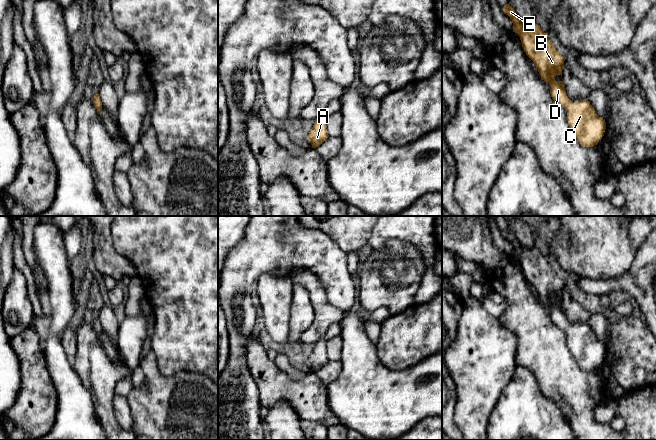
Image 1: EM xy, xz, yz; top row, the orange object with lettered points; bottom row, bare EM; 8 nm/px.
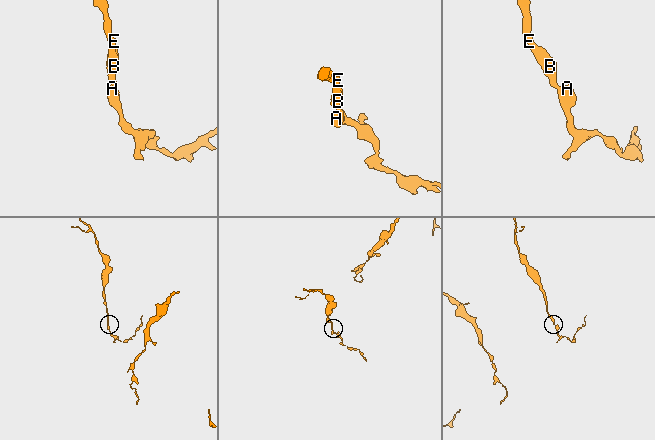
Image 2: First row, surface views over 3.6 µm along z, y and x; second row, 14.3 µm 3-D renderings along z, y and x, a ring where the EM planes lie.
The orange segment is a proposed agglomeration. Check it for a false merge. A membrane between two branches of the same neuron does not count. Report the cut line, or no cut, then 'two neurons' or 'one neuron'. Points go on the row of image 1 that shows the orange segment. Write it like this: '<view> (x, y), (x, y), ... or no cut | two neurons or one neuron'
no cut | one neuron

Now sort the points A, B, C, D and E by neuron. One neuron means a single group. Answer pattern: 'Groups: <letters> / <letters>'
Groups: A B C D E

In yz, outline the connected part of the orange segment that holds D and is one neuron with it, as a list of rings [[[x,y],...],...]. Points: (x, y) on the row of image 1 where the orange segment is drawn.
[[[508,4],[503,7],[503,12],[512,20],[513,32],[519,35],[526,55],[535,63],[541,78],[550,84],[552,99],[566,109],[568,124],[579,144],[583,147],[597,145],[604,136],[605,119],[598,116],[588,99],[573,103],[566,94],[563,82],[554,78],[562,76],[564,57],[538,24],[523,22]]]

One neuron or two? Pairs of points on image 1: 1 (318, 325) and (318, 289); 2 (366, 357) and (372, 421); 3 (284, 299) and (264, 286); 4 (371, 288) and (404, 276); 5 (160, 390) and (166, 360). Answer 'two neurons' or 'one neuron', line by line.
1: one neuron
2: one neuron
3: one neuron
4: one neuron
5: two neurons

